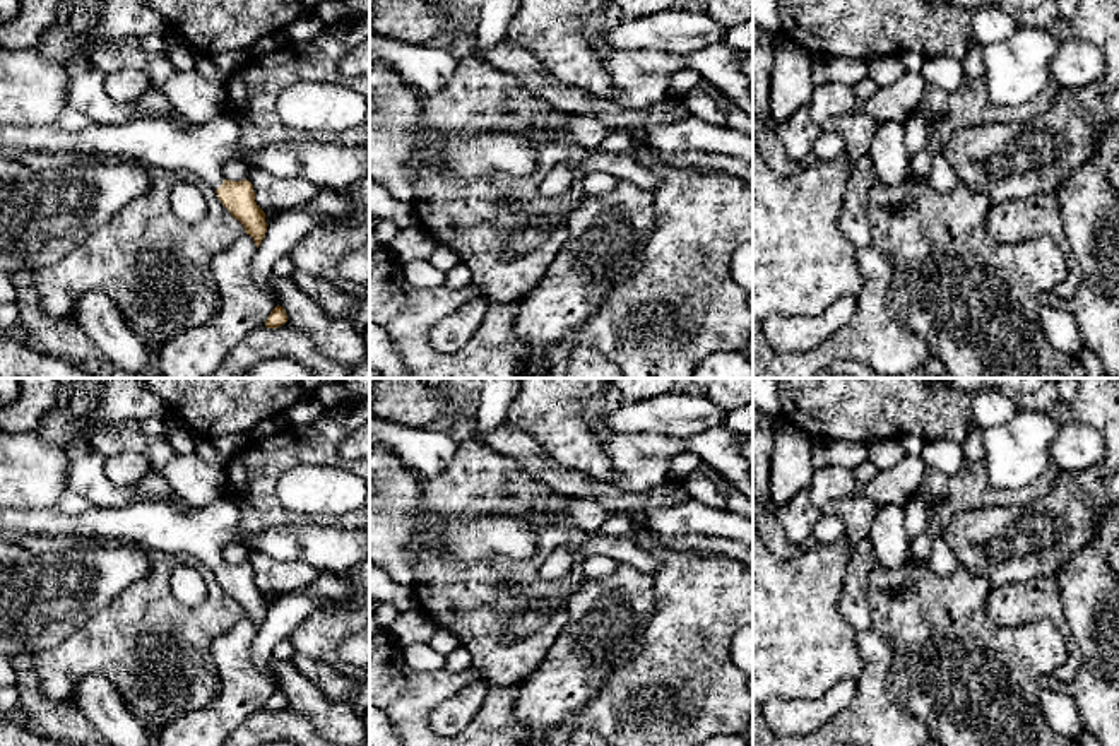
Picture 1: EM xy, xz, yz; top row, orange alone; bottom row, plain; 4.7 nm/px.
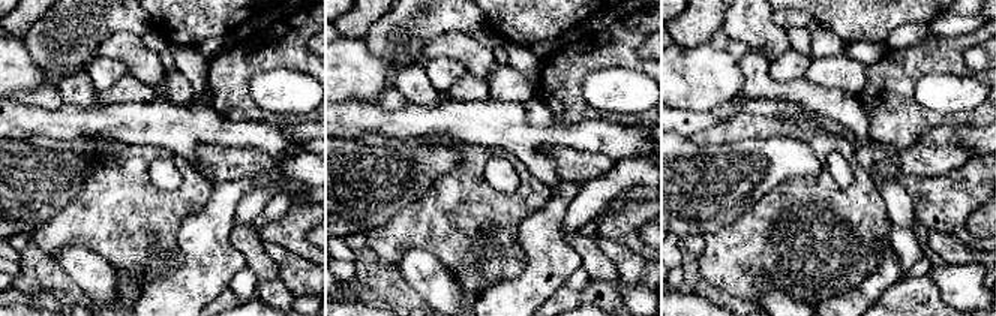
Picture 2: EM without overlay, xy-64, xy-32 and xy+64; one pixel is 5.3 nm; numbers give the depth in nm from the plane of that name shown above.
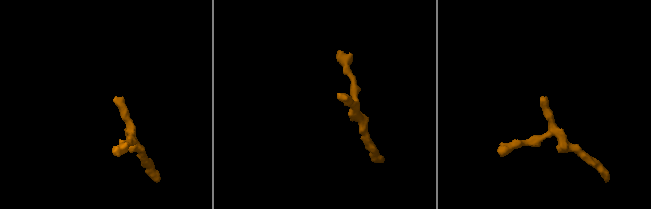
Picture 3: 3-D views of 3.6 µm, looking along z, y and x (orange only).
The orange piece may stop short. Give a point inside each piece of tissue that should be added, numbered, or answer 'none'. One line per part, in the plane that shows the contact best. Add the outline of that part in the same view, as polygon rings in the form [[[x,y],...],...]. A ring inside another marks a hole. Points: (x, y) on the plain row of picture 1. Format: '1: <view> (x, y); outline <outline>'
1: xy (202, 532); outline [[[228,498],[207,506],[173,506],[161,501],[121,508],[94,506],[82,515],[65,515],[55,508],[0,508],[0,541],[21,544],[26,537],[101,539],[147,553],[188,554],[214,573],[226,563],[222,549],[229,544],[340,573],[370,560],[368,529],[287,524],[245,539],[241,513]]]

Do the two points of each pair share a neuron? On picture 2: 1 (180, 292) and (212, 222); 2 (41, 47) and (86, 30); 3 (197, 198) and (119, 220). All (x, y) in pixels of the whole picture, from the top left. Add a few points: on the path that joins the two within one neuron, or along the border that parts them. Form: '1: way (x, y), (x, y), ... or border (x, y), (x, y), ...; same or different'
1: way (198, 274), (206, 267), (209, 240); same
2: way (51, 41), (62, 41), (75, 30); same
3: way (177, 205), (138, 220); same

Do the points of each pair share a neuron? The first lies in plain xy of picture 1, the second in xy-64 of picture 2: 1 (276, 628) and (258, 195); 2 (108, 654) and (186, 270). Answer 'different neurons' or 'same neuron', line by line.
1: same neuron
2: different neurons

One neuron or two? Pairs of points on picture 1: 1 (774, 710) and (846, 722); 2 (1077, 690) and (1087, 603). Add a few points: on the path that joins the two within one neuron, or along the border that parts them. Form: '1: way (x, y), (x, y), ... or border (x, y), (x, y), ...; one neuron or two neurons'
1: border (856, 688), (851, 702), (818, 728); two neurons
2: way (1090, 668), (1087, 625); one neuron

